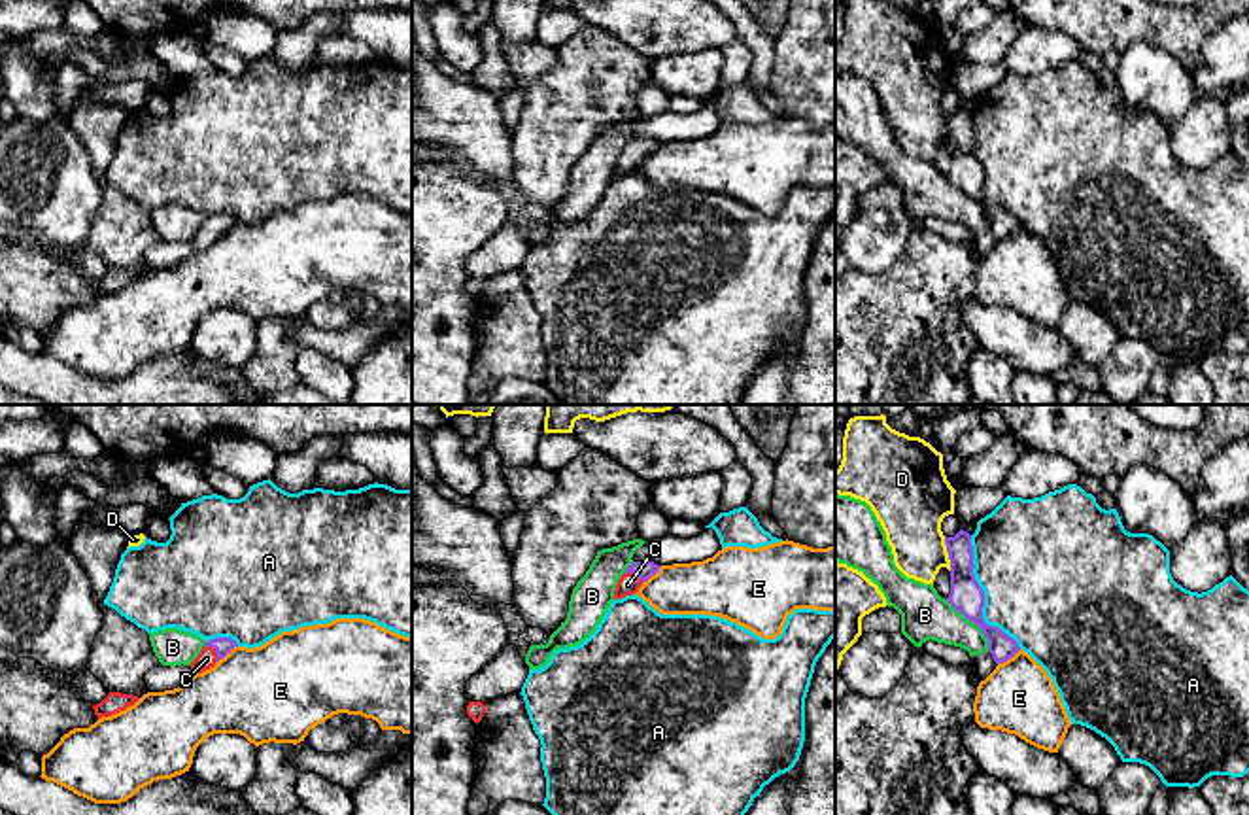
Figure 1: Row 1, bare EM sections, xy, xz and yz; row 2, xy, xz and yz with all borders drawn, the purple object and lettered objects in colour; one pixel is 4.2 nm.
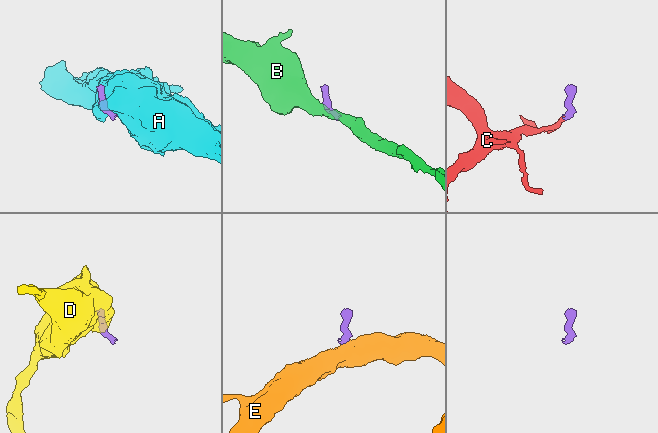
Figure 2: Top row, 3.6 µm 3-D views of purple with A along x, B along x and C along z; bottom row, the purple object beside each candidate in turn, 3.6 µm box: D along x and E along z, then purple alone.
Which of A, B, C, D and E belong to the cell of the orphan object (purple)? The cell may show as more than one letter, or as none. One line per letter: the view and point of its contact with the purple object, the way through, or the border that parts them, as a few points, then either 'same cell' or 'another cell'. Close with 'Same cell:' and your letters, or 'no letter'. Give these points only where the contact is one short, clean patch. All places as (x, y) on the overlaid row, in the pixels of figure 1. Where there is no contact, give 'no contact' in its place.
A: yz (983, 596) | another cell
B: yz (974, 623) | along yz (945, 600), (981, 630), (989, 651) | another cell
C: xy (216, 651) | across xy (223, 645), (216, 651), (206, 658) | same cell
D: yz (949, 554) | along yz (943, 537), (951, 570) | another cell
E: yz (1009, 657) | along yz (1021, 649), (998, 664) | another cell
Same cell: C

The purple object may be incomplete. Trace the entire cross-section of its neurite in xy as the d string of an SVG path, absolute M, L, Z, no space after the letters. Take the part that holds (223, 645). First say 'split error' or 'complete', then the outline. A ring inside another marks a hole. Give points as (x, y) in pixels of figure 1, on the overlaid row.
split error; M215 637L215 639L206 641L198 656L191 662L193 675L214 668L234 647L238 645L231 637Z

